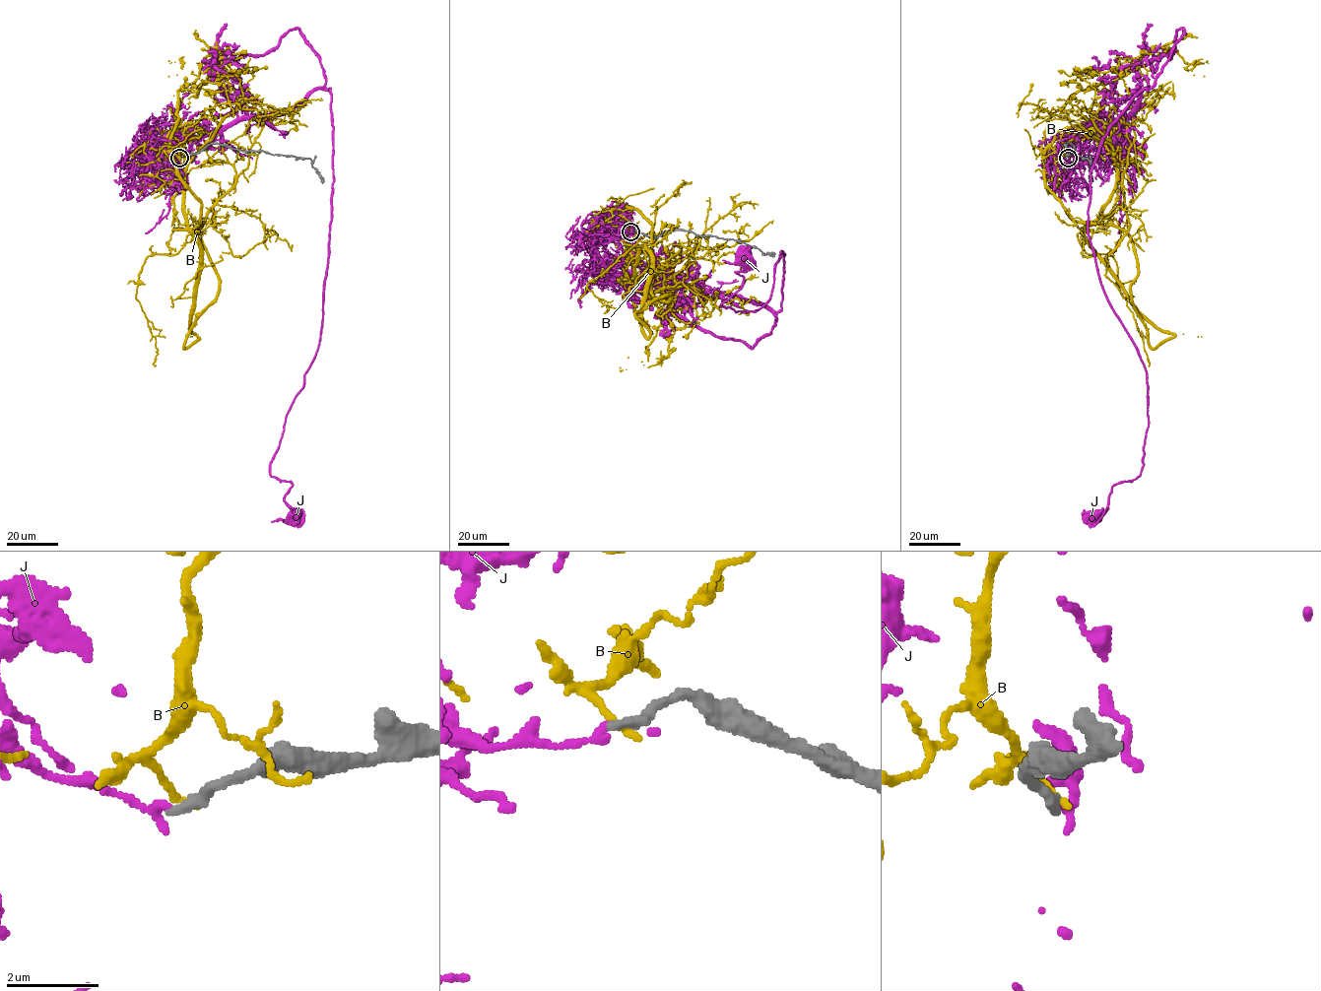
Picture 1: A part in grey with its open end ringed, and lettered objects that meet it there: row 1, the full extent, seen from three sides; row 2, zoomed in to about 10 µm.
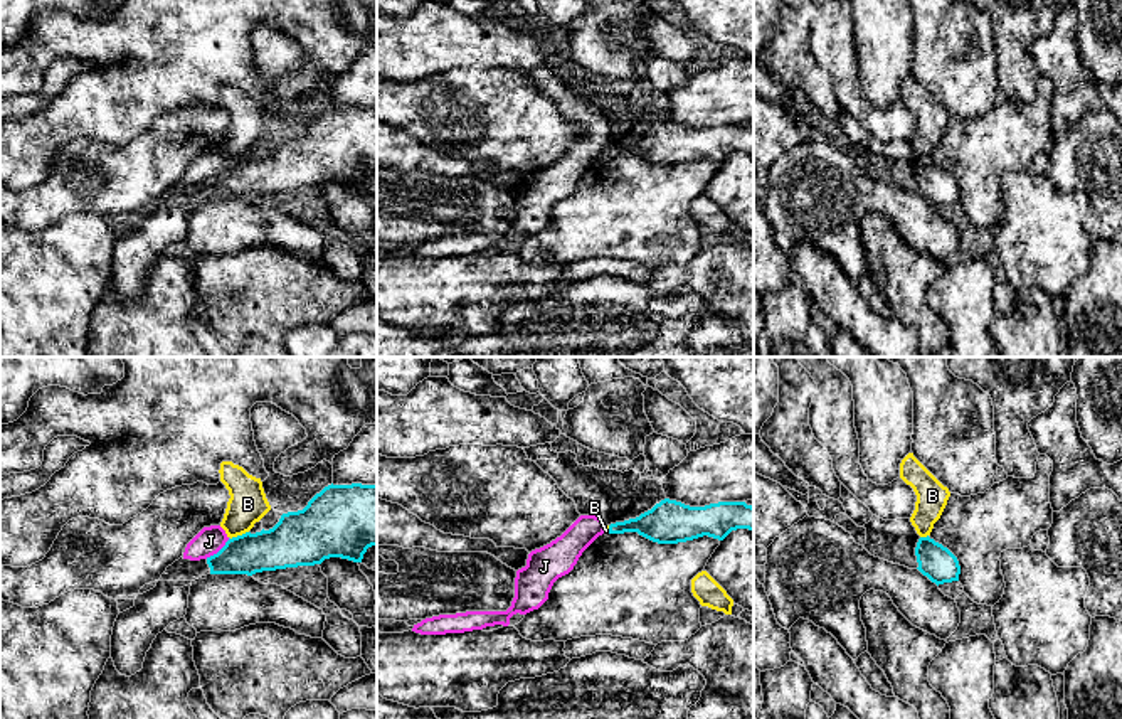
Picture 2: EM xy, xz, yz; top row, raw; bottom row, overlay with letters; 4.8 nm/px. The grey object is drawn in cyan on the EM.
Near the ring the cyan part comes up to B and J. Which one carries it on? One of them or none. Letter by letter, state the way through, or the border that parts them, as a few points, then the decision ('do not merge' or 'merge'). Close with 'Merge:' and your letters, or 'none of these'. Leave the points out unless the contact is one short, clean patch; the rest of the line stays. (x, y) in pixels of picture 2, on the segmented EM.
B: border xy (248, 531), (231, 539); do not merge
J: border xy (229, 539), (206, 558); do not merge
Merge: none of these

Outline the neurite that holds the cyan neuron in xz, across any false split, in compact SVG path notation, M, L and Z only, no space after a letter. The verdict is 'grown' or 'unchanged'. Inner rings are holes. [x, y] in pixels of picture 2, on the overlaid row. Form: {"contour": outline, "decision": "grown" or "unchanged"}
{"contour": "M664 498L636 519L611 524L607 534L638 532L658 544L678 544L703 535L723 541L737 529L754 530L754 507L745 502L690 507Z", "decision": "unchanged"}

